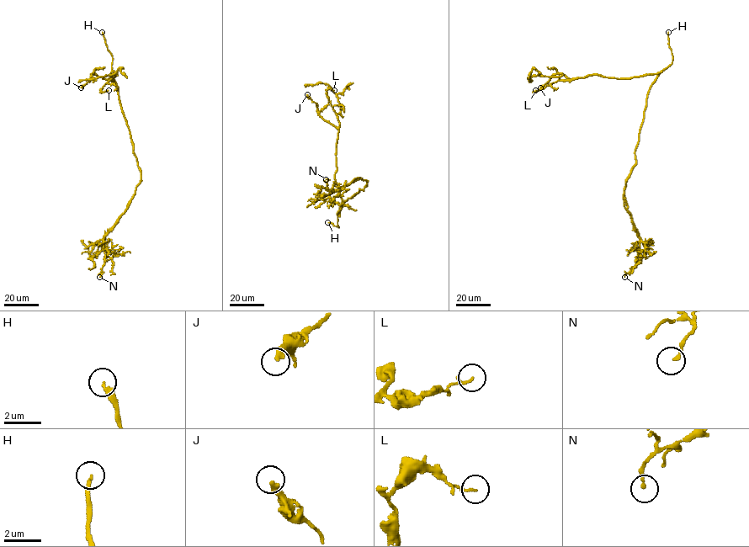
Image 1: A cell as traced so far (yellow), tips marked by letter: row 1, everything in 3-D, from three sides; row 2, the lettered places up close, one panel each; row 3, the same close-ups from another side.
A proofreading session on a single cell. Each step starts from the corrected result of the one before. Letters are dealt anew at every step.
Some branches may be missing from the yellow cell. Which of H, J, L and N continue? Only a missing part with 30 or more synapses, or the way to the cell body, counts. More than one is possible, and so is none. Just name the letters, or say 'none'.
H

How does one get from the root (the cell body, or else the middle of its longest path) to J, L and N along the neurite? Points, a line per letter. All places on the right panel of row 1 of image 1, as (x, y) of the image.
J: (646, 103), (649, 88), (661, 71), (621, 78), (589, 75), (571, 79), (556, 73), (540, 87)
L: (646, 103), (649, 88), (661, 71), (621, 78), (589, 75), (558, 80), (535, 90)
N: (646, 103), (634, 151), (635, 163), (626, 182), (624, 195), (639, 236), (640, 250), (635, 265), (624, 277)

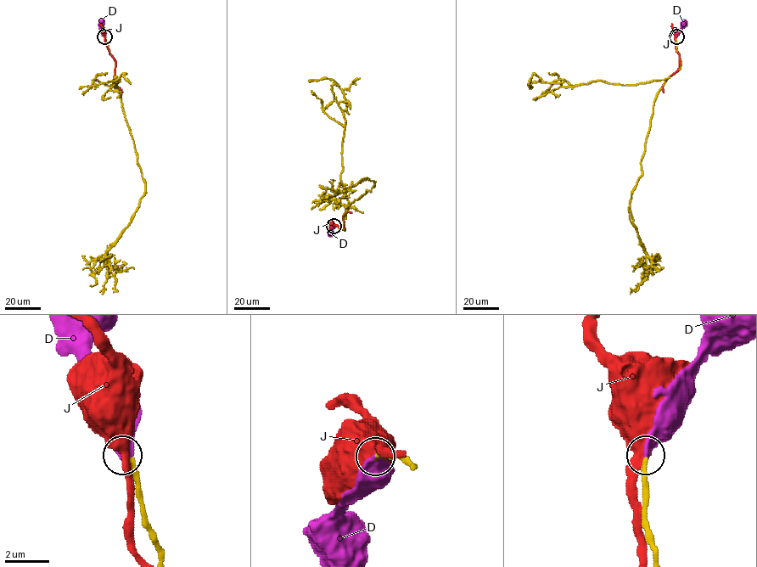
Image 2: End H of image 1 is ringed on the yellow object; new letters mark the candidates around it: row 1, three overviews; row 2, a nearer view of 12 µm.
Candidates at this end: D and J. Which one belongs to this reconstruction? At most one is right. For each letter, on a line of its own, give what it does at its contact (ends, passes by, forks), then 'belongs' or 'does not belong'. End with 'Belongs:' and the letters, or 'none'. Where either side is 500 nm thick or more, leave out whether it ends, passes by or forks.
D: it ends | belongs
J: it passes by | does not belong
Belongs: D

